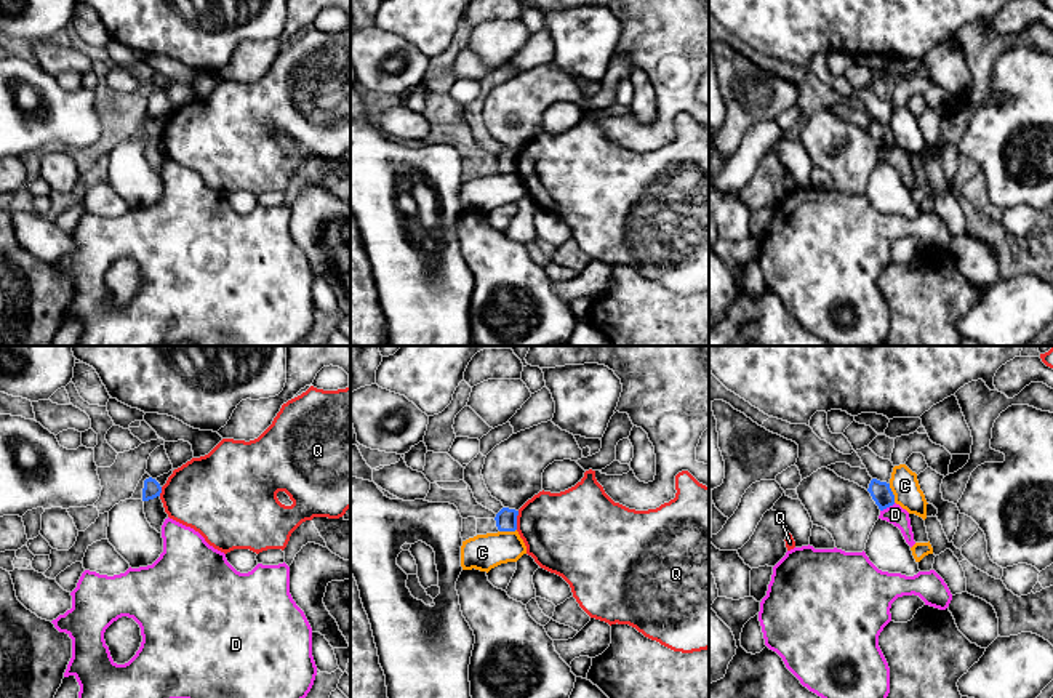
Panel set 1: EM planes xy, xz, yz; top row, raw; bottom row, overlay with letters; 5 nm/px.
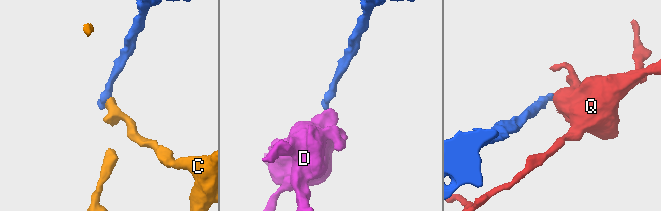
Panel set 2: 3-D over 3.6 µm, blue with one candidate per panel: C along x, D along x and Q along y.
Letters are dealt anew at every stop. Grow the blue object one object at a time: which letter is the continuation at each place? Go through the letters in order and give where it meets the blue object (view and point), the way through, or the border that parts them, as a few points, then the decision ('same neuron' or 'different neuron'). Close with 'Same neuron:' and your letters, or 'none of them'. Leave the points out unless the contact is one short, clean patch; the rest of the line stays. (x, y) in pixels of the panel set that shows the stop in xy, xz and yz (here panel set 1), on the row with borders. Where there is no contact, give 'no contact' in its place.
C: yz (892, 493) | along yz (888, 484), (895, 501) | different neuron
D: yz (887, 506) | along yz (895, 503), (880, 511) | different neuron
Q: xz (516, 521) | different neuron
Same neuron: none of them

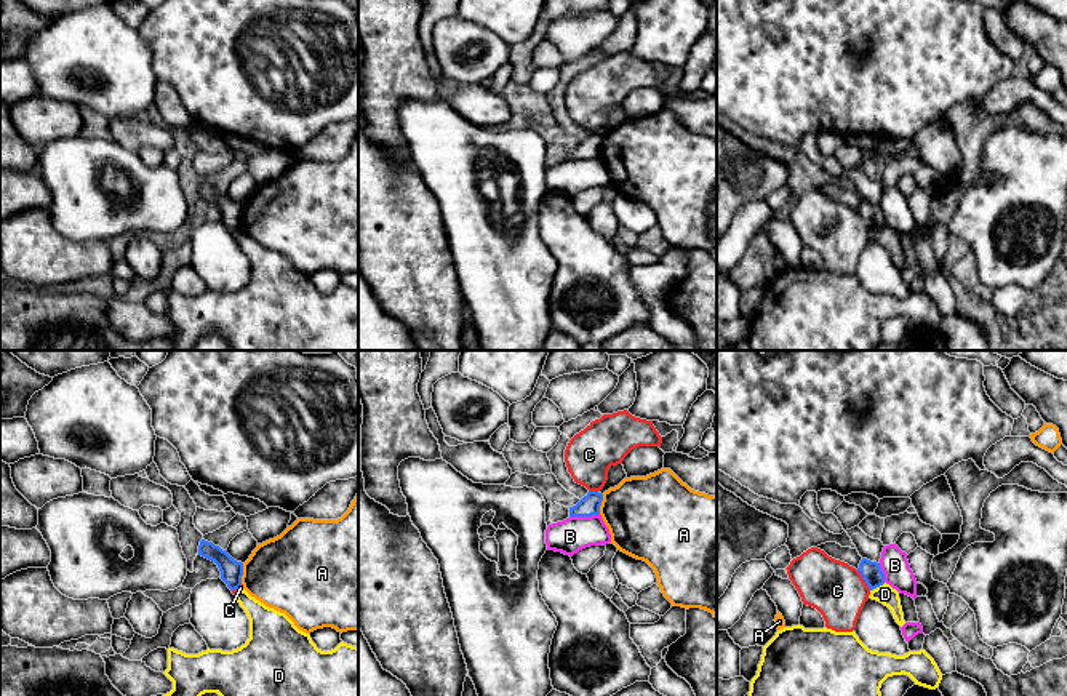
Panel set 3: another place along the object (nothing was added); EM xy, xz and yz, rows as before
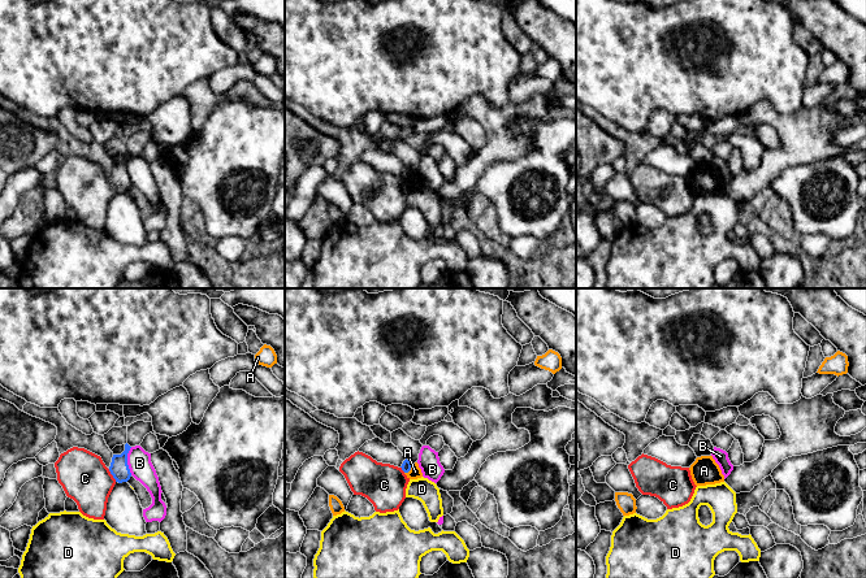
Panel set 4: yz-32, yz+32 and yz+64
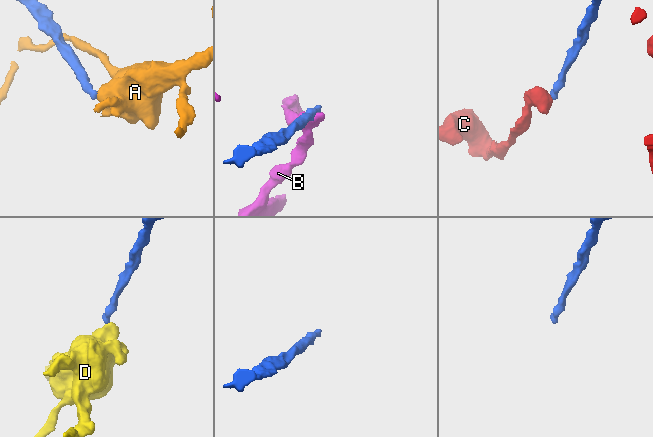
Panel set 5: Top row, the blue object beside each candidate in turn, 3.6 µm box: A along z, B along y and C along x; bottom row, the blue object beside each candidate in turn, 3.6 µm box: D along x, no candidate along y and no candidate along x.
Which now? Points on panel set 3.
A: xy (242, 573) | different neuron
B: xz (584, 516) | along xz (599, 512), (570, 517) | different neuron
C: yz (863, 578) | along yz (856, 570), (871, 589) | different neuron
D: yz (877, 586) | along yz (885, 583), (871, 591) | different neuron
Same neuron: none of them

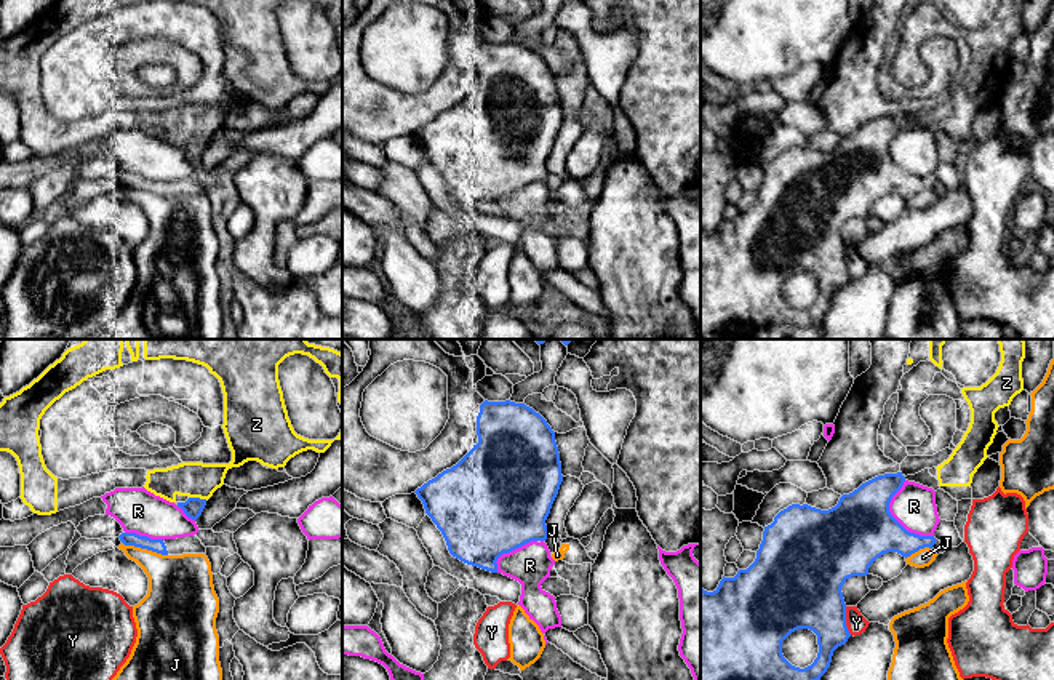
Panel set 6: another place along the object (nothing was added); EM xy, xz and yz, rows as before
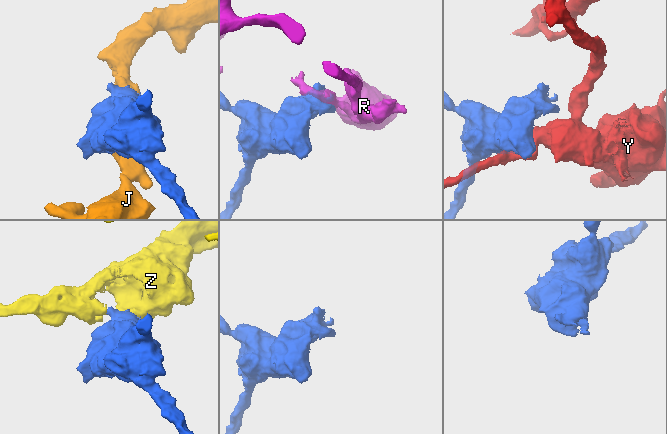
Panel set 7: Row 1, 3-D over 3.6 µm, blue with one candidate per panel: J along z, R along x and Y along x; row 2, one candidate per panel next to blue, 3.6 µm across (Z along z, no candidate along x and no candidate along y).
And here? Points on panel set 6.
J: xy (146, 548) | different neuron
R: yz (894, 519) | different neuron
Y: yz (845, 621) | different neuron
Z: xy (199, 498) | same neuron
Same neuron: Z

